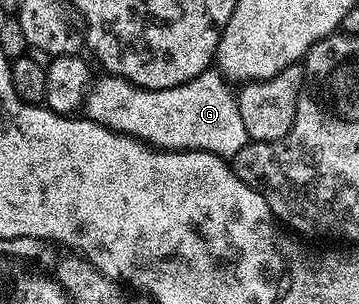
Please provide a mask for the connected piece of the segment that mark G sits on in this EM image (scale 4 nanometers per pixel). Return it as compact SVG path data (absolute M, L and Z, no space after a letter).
M219 70L203 71L198 77L170 89L136 87L115 75L105 74L89 86L82 111L95 123L139 139L153 149L166 151L208 151L228 161L250 142L239 113L237 96Z

